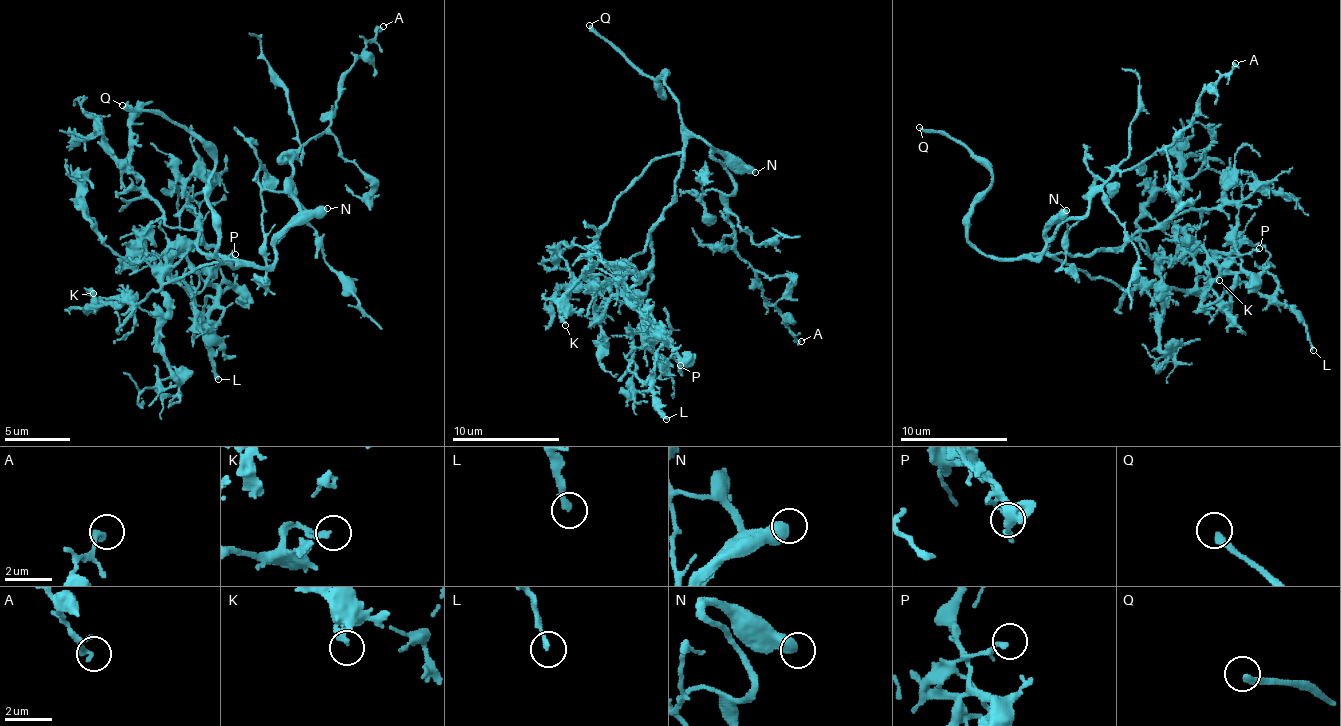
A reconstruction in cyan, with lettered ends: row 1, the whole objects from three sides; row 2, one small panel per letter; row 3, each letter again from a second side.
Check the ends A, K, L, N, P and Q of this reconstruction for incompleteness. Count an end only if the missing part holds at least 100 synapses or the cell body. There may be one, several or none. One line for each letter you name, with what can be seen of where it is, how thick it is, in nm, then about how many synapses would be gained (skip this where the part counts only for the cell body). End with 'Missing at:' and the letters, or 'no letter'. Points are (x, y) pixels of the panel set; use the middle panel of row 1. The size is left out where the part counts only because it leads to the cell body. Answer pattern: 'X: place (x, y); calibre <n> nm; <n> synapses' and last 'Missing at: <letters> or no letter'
Q: place (589, 25); calibre 260 nm
Missing at: Q

